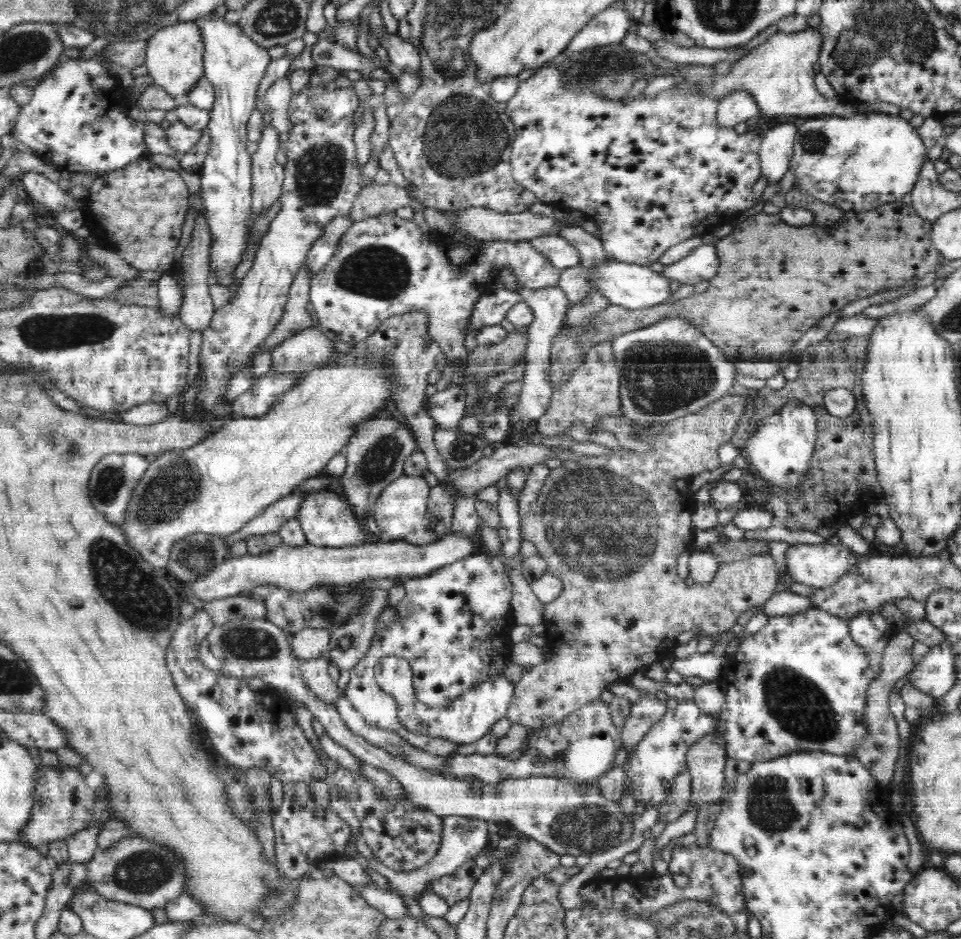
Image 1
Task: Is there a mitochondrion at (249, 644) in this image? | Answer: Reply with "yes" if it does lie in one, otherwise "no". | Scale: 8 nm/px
yes

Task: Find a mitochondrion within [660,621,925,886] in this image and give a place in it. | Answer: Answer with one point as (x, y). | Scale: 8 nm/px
(798, 705)

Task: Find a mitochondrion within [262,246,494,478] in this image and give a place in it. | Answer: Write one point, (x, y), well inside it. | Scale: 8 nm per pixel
(462, 448)

